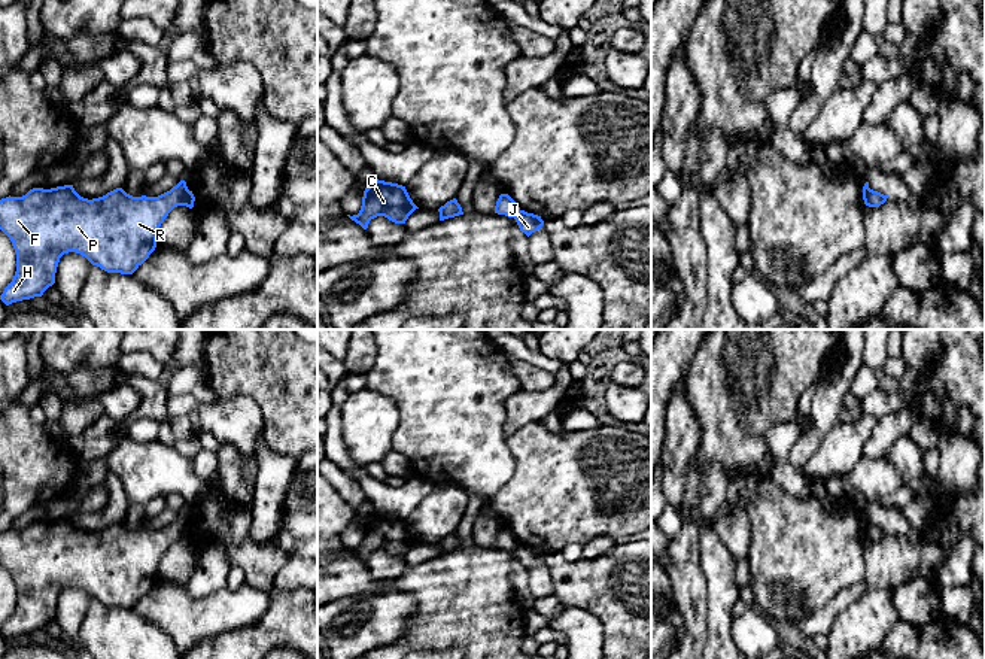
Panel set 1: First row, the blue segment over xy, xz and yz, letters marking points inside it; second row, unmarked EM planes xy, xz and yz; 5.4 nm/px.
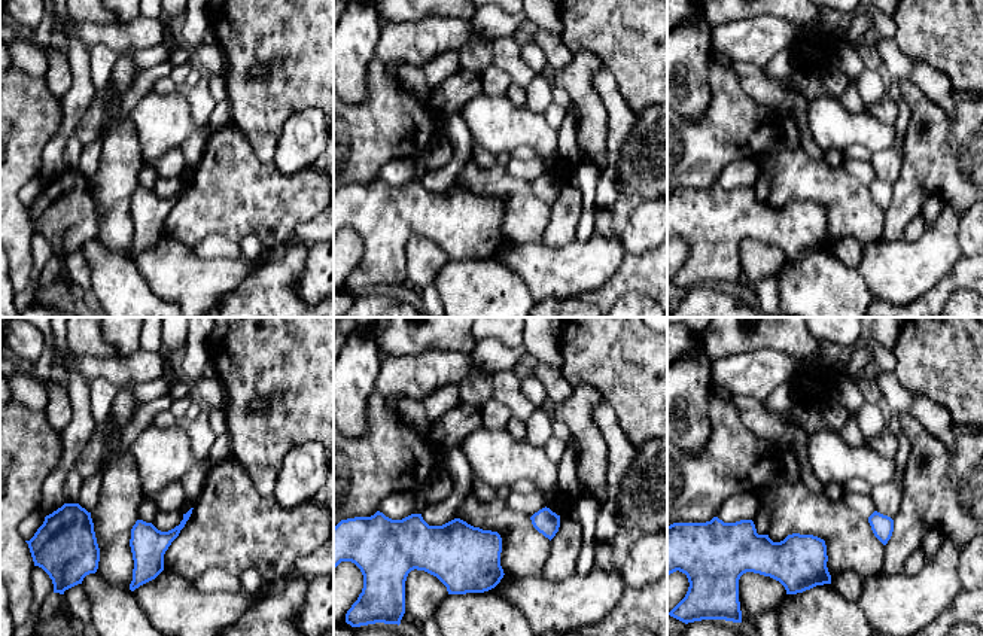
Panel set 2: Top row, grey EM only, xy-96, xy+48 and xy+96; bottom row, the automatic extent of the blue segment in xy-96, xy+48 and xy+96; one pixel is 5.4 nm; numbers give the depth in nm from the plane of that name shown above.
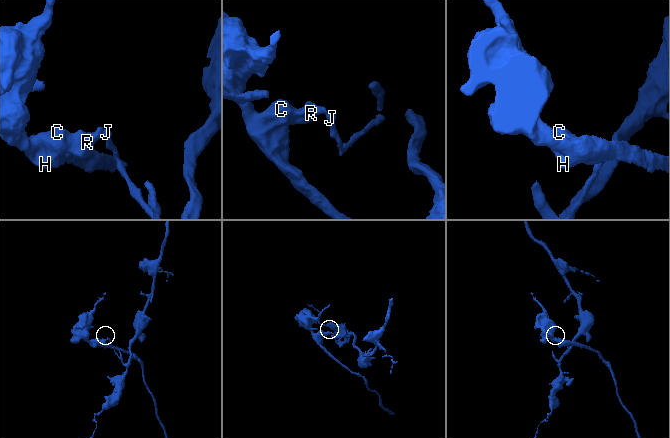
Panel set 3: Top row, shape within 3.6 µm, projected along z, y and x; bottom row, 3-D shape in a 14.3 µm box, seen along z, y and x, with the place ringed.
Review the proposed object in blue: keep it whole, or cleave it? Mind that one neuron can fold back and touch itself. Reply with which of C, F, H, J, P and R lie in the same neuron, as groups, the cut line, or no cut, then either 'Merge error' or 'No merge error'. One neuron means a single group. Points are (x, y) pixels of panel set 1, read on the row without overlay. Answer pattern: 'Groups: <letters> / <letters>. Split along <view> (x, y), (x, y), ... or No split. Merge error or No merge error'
Groups: C F H P R / J. Split along xy (187, 521), (182, 538). Merge error

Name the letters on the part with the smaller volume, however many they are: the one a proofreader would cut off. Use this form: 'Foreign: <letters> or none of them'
Foreign: C, F, H, P, R

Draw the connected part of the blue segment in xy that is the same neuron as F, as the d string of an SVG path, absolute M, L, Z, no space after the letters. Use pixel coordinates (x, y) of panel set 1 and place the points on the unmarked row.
M180 514L158 531L133 531L116 522L98 532L80 531L73 519L33 522L22 531L0 534L0 564L16 587L16 605L0 634L9 640L42 631L55 617L60 592L76 586L107 607L133 608L155 584L158 564L168 547L183 540L186 516Z

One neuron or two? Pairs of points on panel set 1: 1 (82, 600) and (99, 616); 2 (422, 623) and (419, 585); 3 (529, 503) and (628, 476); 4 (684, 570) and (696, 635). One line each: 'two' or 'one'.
1: two
2: one
3: one
4: one

